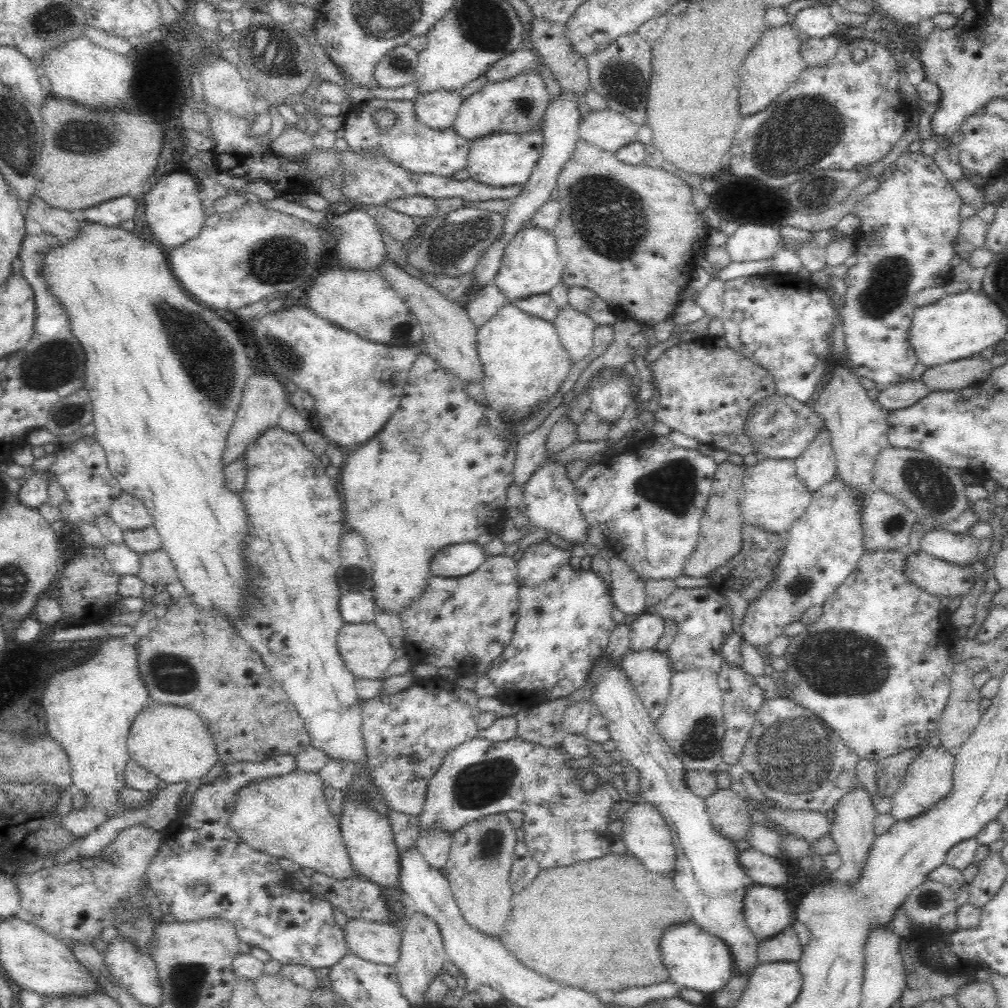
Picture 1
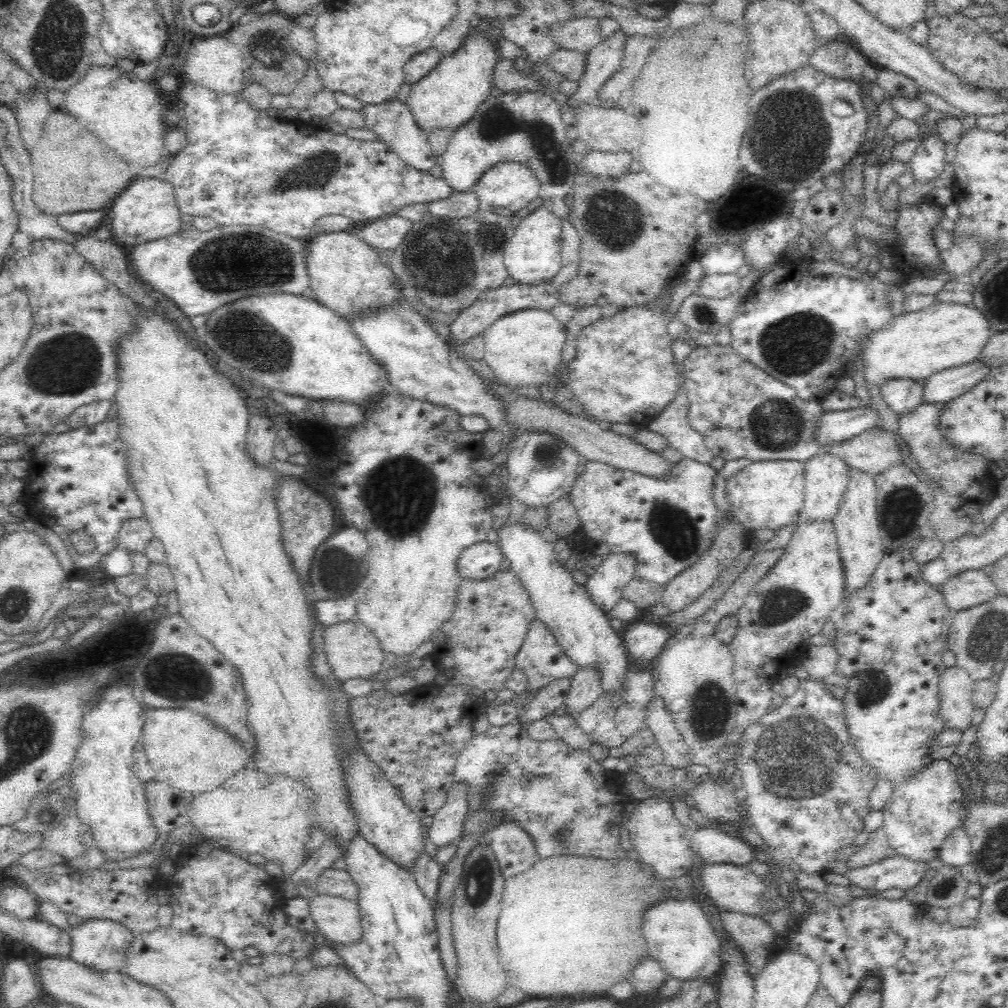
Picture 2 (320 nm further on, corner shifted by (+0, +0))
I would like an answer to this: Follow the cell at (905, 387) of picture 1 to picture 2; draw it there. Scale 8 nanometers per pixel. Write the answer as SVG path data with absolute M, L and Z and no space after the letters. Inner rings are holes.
M978 359L941 370L926 379L923 384L923 399L926 403L948 402L974 388L993 368L994 366L988 366Z

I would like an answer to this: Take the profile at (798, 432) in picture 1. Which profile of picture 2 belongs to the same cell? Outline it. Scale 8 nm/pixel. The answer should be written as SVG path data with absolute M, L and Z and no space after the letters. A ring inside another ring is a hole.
M871 405L846 410L824 412L816 430L820 445L836 444L850 440L863 432L879 426L881 416Z

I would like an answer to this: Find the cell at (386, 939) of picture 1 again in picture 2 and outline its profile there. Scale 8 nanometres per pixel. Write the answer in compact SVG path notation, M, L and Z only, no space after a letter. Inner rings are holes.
M316 894L308 901L308 915L314 919L318 933L334 944L353 944L362 937L357 902L331 894Z

